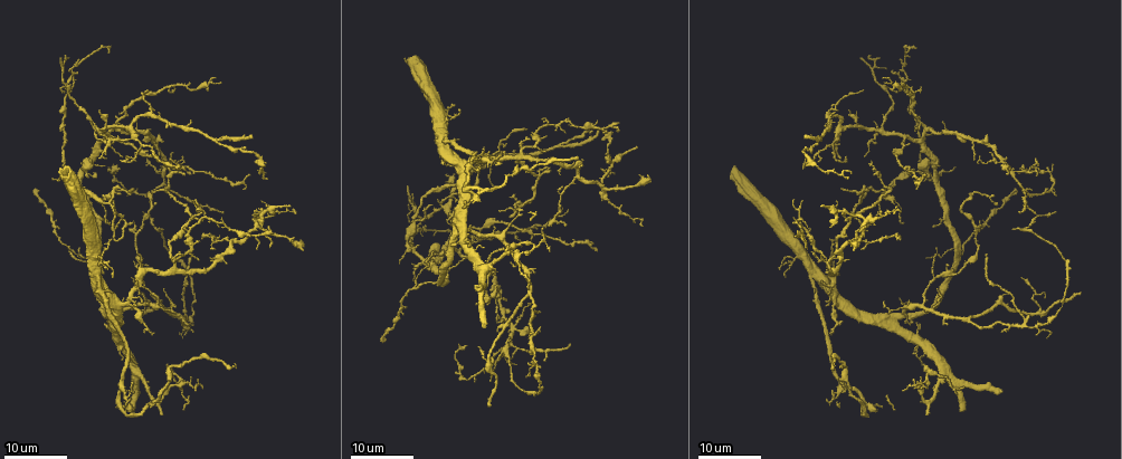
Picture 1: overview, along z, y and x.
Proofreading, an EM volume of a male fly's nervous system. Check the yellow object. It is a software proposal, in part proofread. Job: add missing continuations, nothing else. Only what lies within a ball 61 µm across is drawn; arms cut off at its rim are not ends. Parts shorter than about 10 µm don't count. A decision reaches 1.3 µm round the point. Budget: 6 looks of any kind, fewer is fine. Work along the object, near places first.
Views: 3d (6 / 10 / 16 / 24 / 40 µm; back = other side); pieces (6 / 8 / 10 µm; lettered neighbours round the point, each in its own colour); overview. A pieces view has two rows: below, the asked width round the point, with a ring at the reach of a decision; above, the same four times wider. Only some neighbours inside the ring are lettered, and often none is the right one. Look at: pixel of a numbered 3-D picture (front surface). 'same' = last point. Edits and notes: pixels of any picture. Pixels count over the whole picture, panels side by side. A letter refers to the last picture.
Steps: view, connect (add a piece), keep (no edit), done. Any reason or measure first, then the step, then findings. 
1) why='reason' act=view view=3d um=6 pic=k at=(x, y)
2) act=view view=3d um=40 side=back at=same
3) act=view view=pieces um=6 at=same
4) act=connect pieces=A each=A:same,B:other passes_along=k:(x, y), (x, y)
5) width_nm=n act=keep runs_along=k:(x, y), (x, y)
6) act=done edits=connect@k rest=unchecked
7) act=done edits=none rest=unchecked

act=view view=3d um=16 pic=1 at=(121, 160)

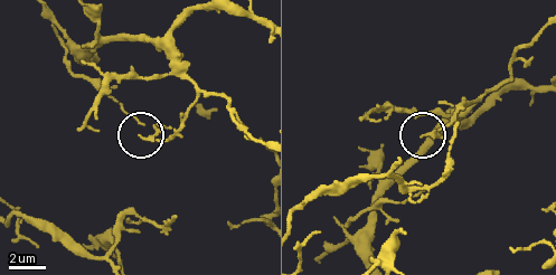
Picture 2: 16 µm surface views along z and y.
why='see the neighbours' act=view view=pieces um=8 pic=2 at=(425, 132)

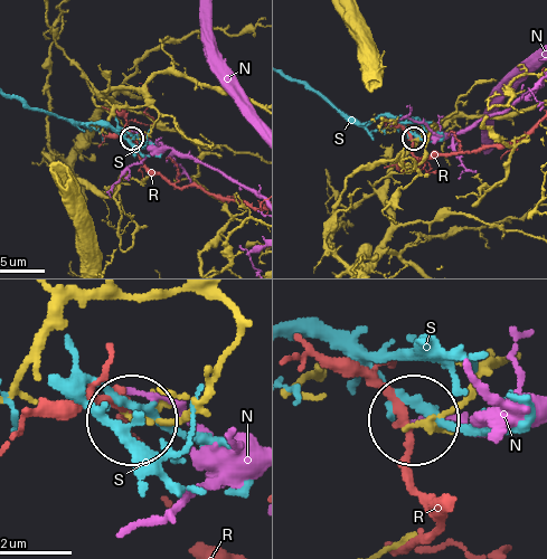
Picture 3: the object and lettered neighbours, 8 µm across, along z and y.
act=keep each=N:other,R:other,S:other found='none of them fits'

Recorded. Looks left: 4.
why='an open end' act=view view=3d um=16 pic=1 at=(987, 256)

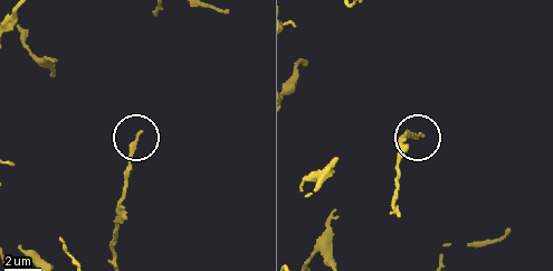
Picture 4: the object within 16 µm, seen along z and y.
why='what lies round it' act=view view=pieces um=10 pic=4 at=(141, 131)

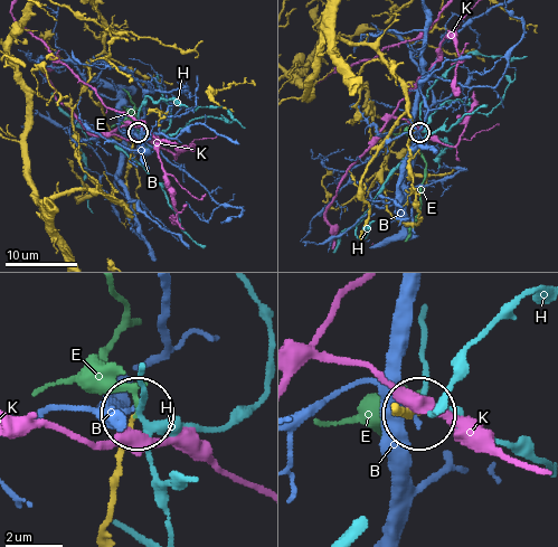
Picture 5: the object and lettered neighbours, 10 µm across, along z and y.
width_nm=220 act=keep each=B:other,E:other,H:other,K:other found='no lettered piece goes on from it'

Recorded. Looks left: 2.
why='an open end' act=view view=3d um=24 pic=1 at=(832, 333)

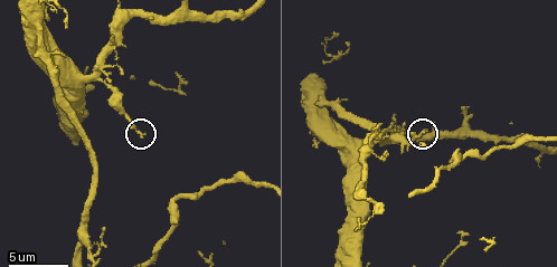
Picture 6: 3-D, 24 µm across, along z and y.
act=view view=pieces um=10 pic=6 at=(426, 131)

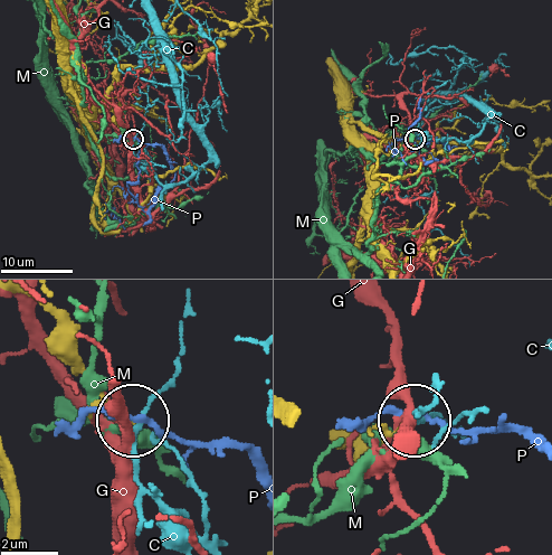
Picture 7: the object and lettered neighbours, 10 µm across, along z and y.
act=keep each=C:other,G:other,M:other,P:other found='no lettered piece goes on from it'

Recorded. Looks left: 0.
act=done edits=none rest=unchecked

